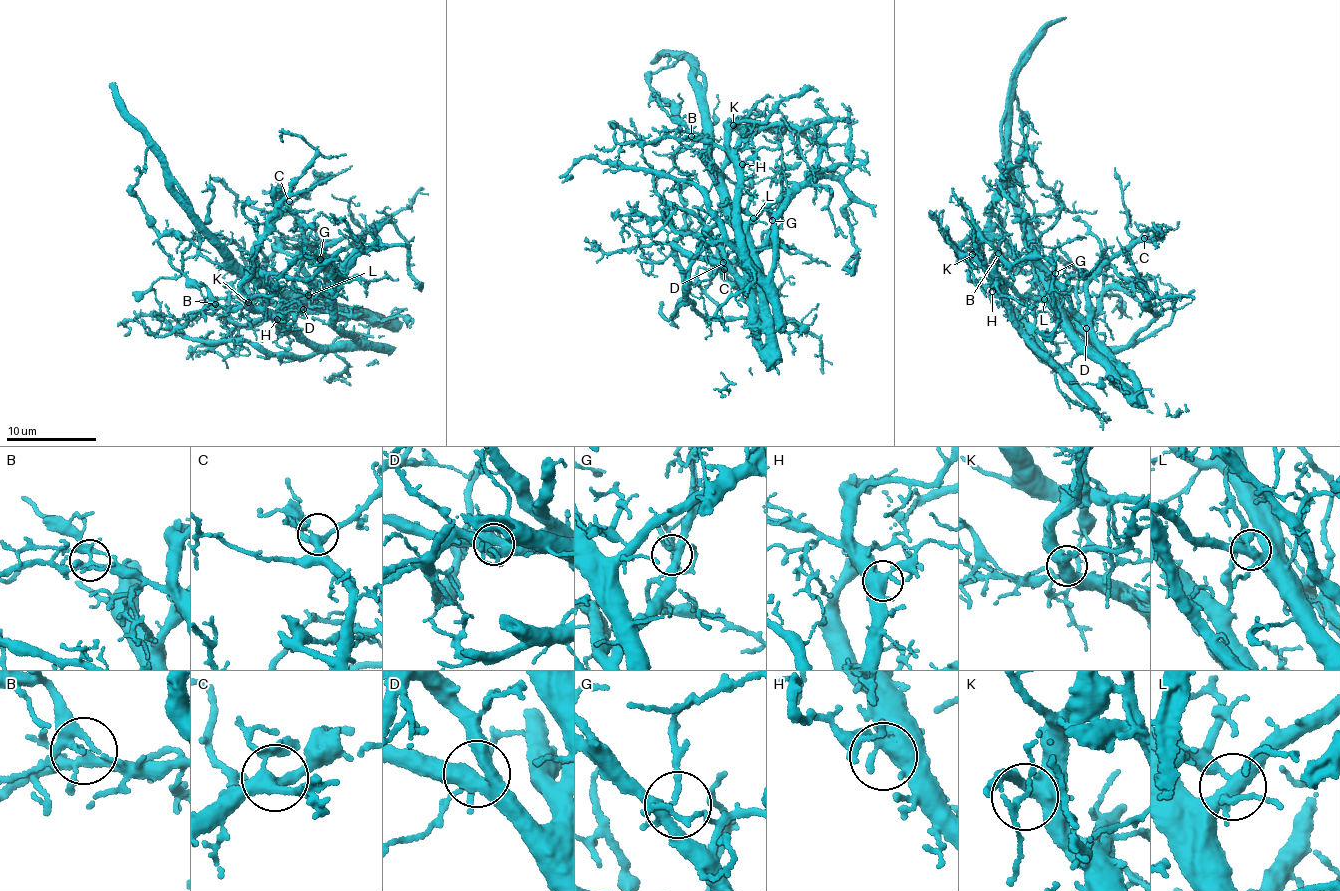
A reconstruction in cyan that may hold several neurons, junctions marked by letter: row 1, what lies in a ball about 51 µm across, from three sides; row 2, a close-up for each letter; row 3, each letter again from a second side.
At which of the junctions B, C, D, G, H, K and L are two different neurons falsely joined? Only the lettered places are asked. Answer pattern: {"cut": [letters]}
{"cut": ["B", "L"]}

